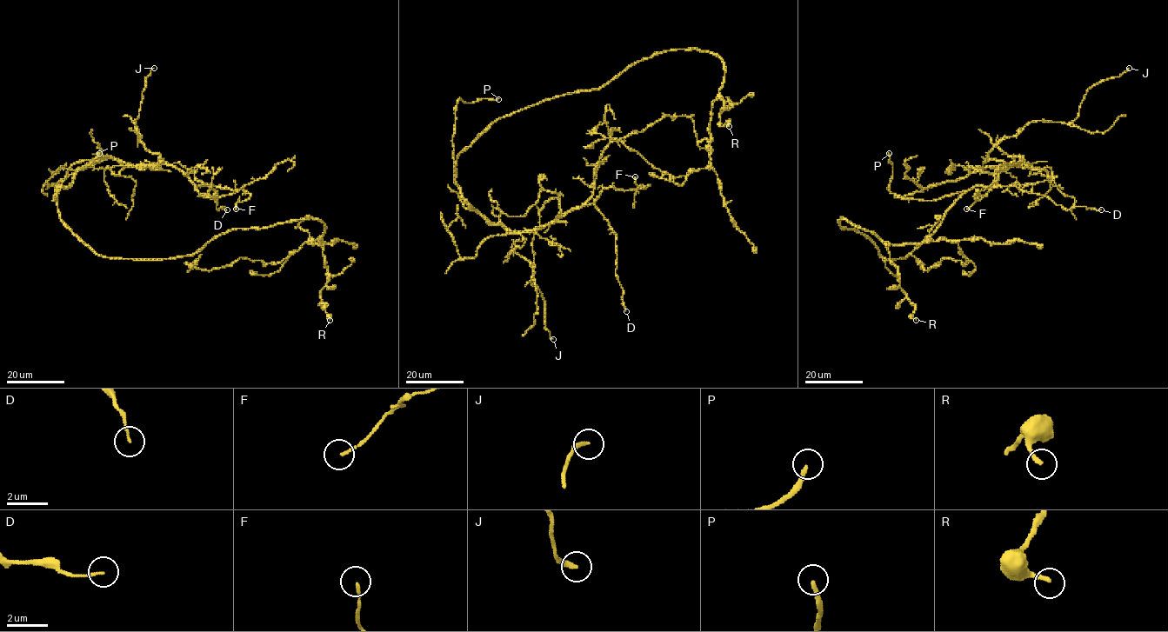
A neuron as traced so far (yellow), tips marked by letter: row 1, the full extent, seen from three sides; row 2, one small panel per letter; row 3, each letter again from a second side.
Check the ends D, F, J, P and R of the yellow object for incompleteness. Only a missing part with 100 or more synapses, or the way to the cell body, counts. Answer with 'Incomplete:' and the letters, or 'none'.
Incomplete: P

